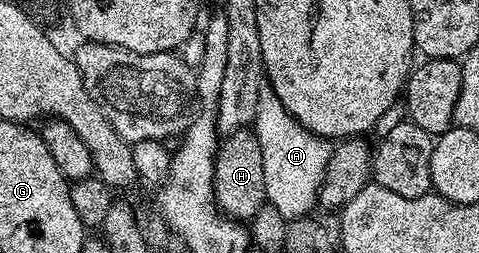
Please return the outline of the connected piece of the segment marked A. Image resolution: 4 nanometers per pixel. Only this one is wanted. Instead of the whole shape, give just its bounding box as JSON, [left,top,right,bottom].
[254,86,332,221]

